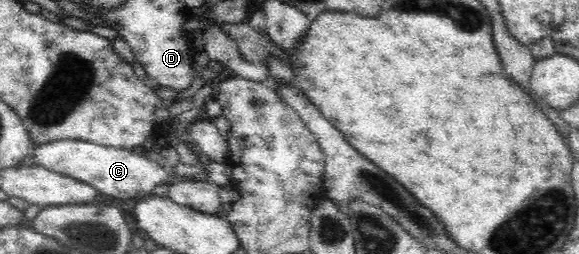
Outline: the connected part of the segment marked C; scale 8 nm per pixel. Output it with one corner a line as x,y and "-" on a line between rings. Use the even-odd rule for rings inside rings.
58,140
46,142
42,146
32,145
30,150
34,156
35,163
56,171
58,174
68,175
78,181
88,183
108,194
108,196
146,196
150,194
156,186
171,184
176,180
164,168
159,157
154,155
140,155
133,150
116,148
112,146
102,146
93,142

